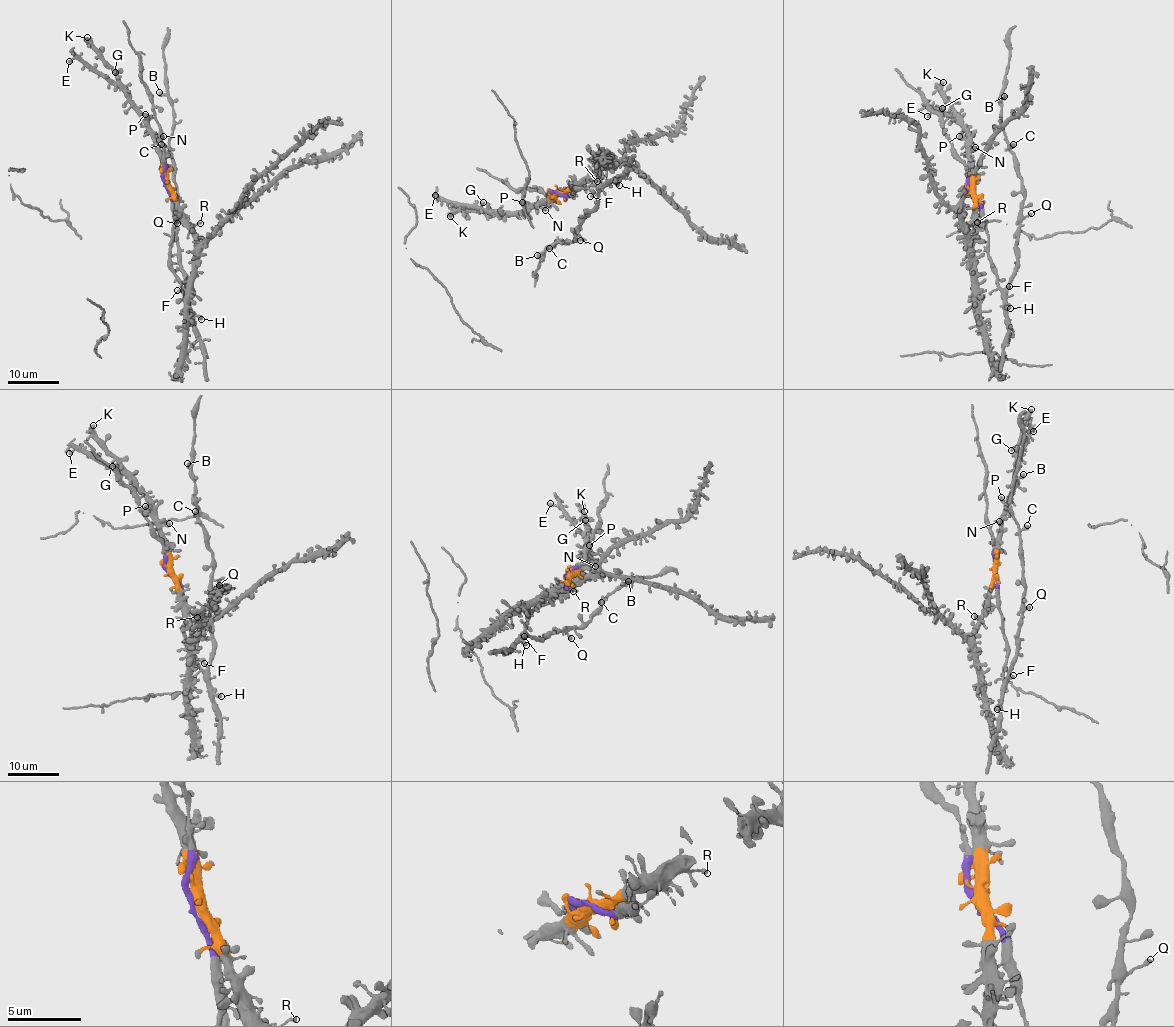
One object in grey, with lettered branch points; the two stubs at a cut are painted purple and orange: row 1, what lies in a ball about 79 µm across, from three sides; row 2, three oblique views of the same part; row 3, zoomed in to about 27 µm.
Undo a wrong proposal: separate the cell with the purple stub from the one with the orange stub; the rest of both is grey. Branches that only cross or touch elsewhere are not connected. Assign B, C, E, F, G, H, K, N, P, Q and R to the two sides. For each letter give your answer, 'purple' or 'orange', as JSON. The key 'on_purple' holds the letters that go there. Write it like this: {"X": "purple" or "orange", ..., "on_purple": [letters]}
{"B": "purple", "C": "purple", "E": "orange", "F": "purple", "G": "orange", "H": "purple", "K": "orange", "N": "orange", "P": "orange", "Q": "purple", "R": "orange", "on_purple": ["B", "C", "F", "H", "Q"]}

